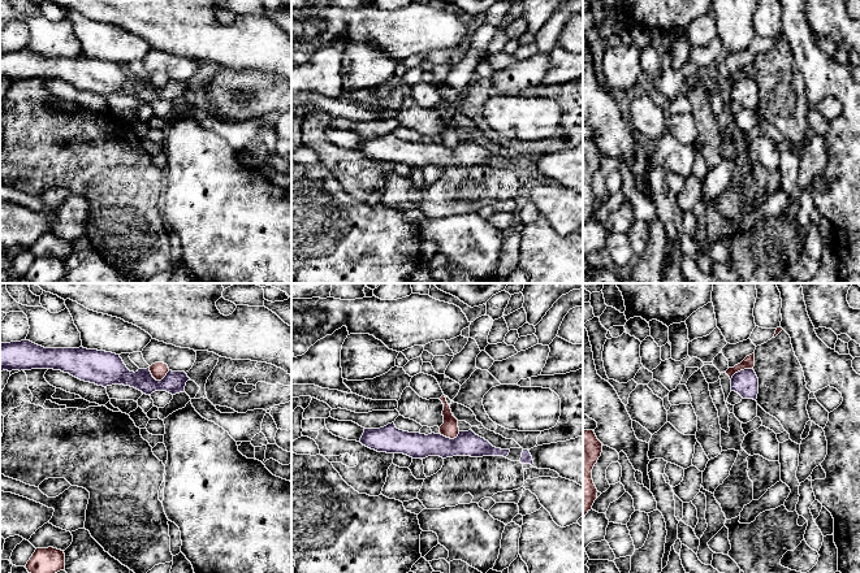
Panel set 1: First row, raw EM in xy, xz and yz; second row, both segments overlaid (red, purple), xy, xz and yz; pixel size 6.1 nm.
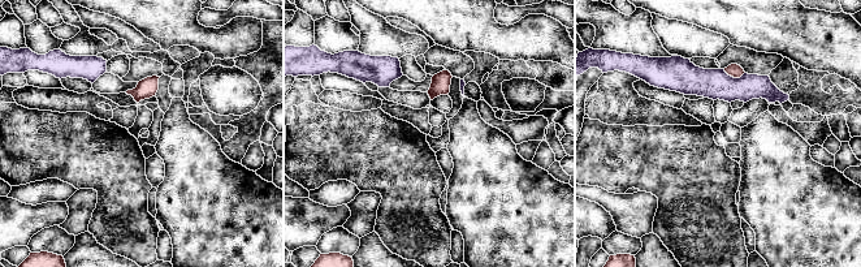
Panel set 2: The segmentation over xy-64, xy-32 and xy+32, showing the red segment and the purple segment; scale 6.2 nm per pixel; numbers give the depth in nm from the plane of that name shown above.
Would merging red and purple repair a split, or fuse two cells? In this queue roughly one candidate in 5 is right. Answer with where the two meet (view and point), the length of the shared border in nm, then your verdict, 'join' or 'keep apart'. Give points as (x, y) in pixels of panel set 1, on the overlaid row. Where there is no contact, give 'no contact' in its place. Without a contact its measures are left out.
xy (158, 380) | 140 nm | keep apart

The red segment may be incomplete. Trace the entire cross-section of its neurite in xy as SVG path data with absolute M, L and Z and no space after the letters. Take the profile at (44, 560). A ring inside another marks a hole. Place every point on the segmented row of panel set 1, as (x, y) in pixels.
M53 547L36 548L25 568L29 573L57 573L65 570L65 554Z

